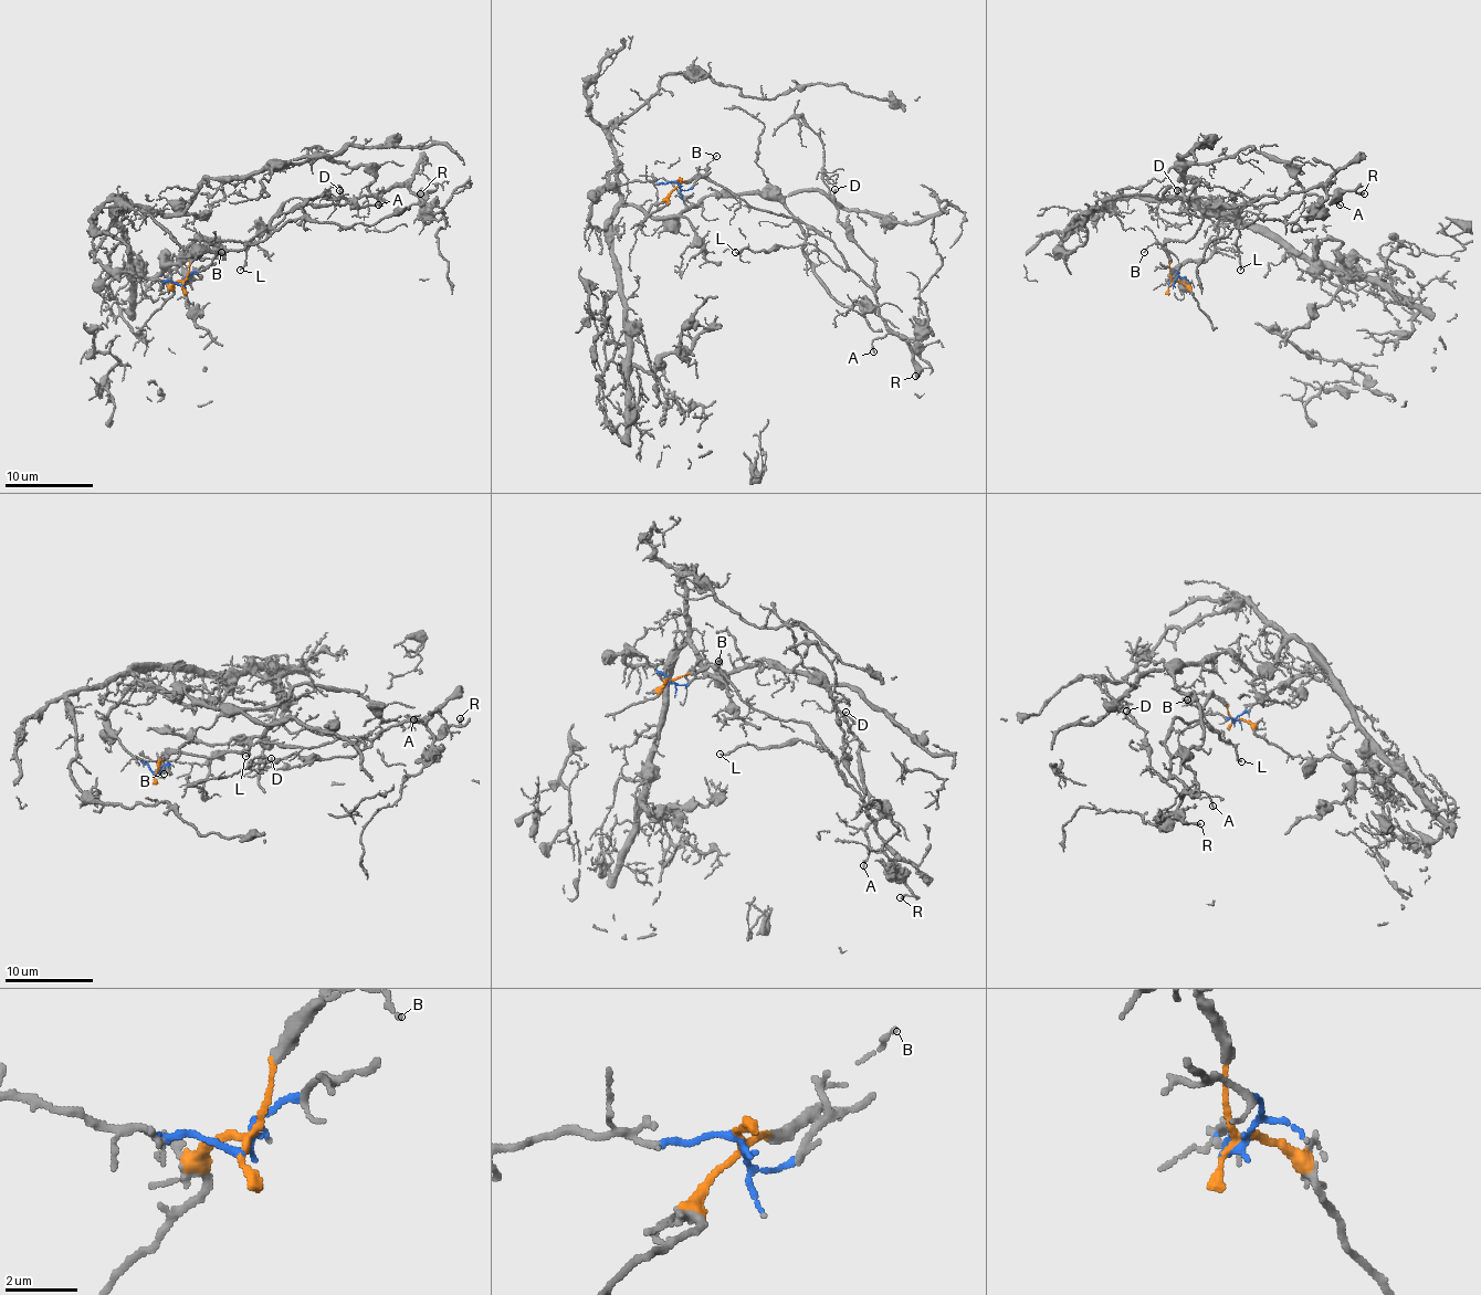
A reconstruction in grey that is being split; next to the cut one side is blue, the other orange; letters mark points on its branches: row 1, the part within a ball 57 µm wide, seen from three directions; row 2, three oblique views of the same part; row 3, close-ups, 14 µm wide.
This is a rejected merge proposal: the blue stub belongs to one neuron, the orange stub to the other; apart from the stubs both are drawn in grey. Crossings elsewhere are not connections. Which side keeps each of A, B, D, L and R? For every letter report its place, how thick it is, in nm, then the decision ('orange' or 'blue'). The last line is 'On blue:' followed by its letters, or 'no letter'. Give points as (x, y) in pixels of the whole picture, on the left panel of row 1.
A: (378, 204) | 160 nm | orange
B: (221, 252) | 120 nm | orange
D: (339, 190) | 150 nm | orange
L: (240, 270) | 150 nm | orange
R: (420, 193) | 240 nm | orange
On blue: no letter

